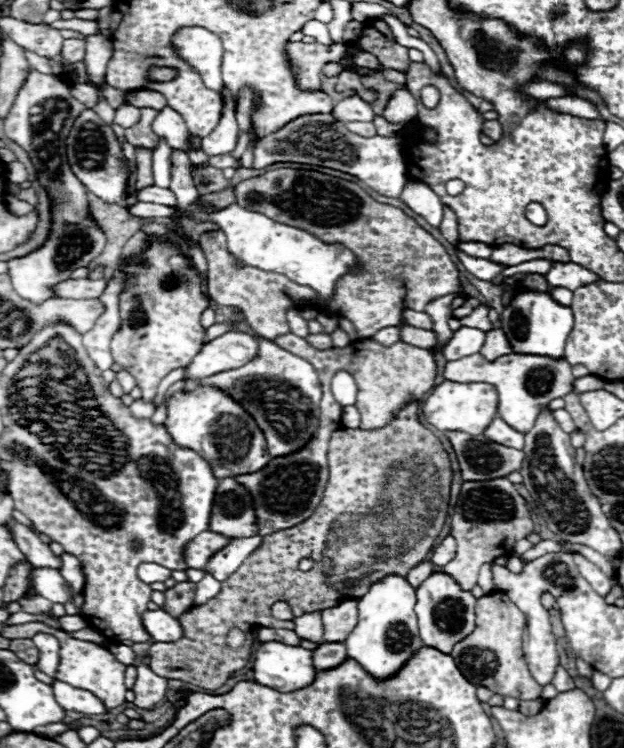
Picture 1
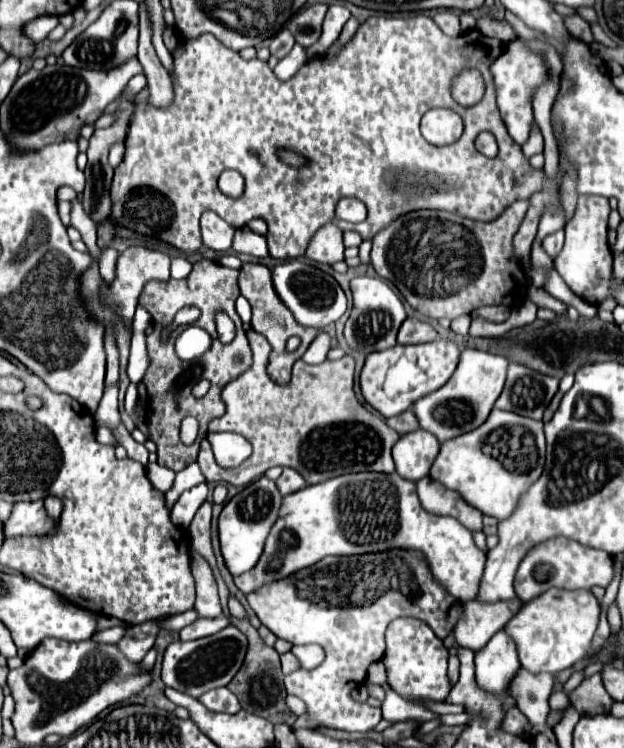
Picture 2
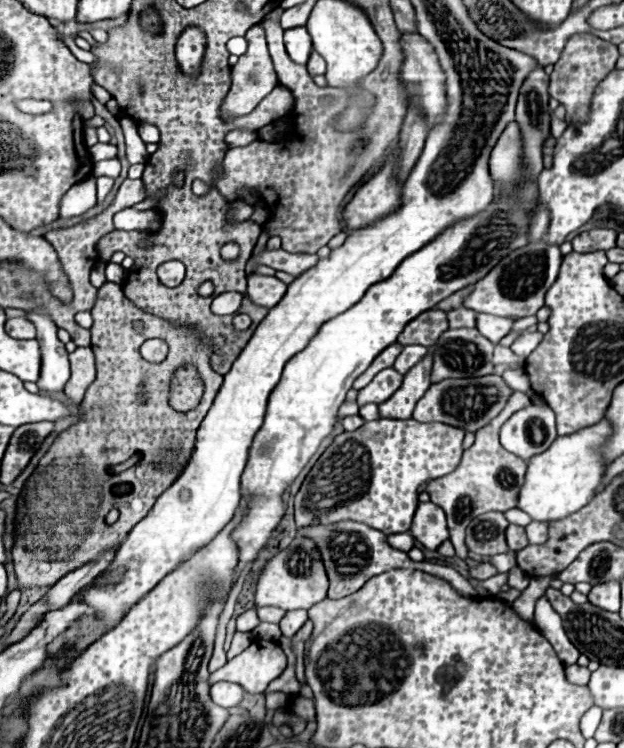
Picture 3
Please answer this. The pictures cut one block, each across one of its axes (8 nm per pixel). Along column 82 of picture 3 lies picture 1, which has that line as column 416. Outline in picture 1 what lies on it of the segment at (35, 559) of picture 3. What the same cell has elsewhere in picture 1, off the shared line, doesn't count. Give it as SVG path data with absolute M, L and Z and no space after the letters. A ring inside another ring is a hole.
M418 400L408 402L402 410L398 410L396 418L376 430L362 428L342 428L336 430L330 438L328 448L328 468L330 480L324 490L324 498L320 506L316 506L312 518L304 520L300 526L292 526L288 530L280 530L276 534L264 536L262 546L252 552L244 566L232 574L232 578L222 582L222 590L216 598L212 598L204 606L194 606L180 616L180 624L184 626L184 638L174 644L154 642L150 646L150 668L154 674L170 680L182 680L204 690L216 690L224 686L228 676L246 666L252 656L250 644L250 628L252 626L268 626L268 628L286 628L294 630L294 620L276 620L270 612L270 606L278 600L288 602L292 606L294 618L306 612L318 612L328 606L336 606L340 598L360 598L372 586L372 582L388 576L400 574L406 576L418 562L426 560L436 538L448 518L448 500L452 486L452 466L450 456L444 450L442 442L420 424L418 420ZM310 556L314 560L314 568L308 572L298 570L300 558ZM230 628L240 628L246 634L244 646L238 650L230 650L226 646L226 636Z

